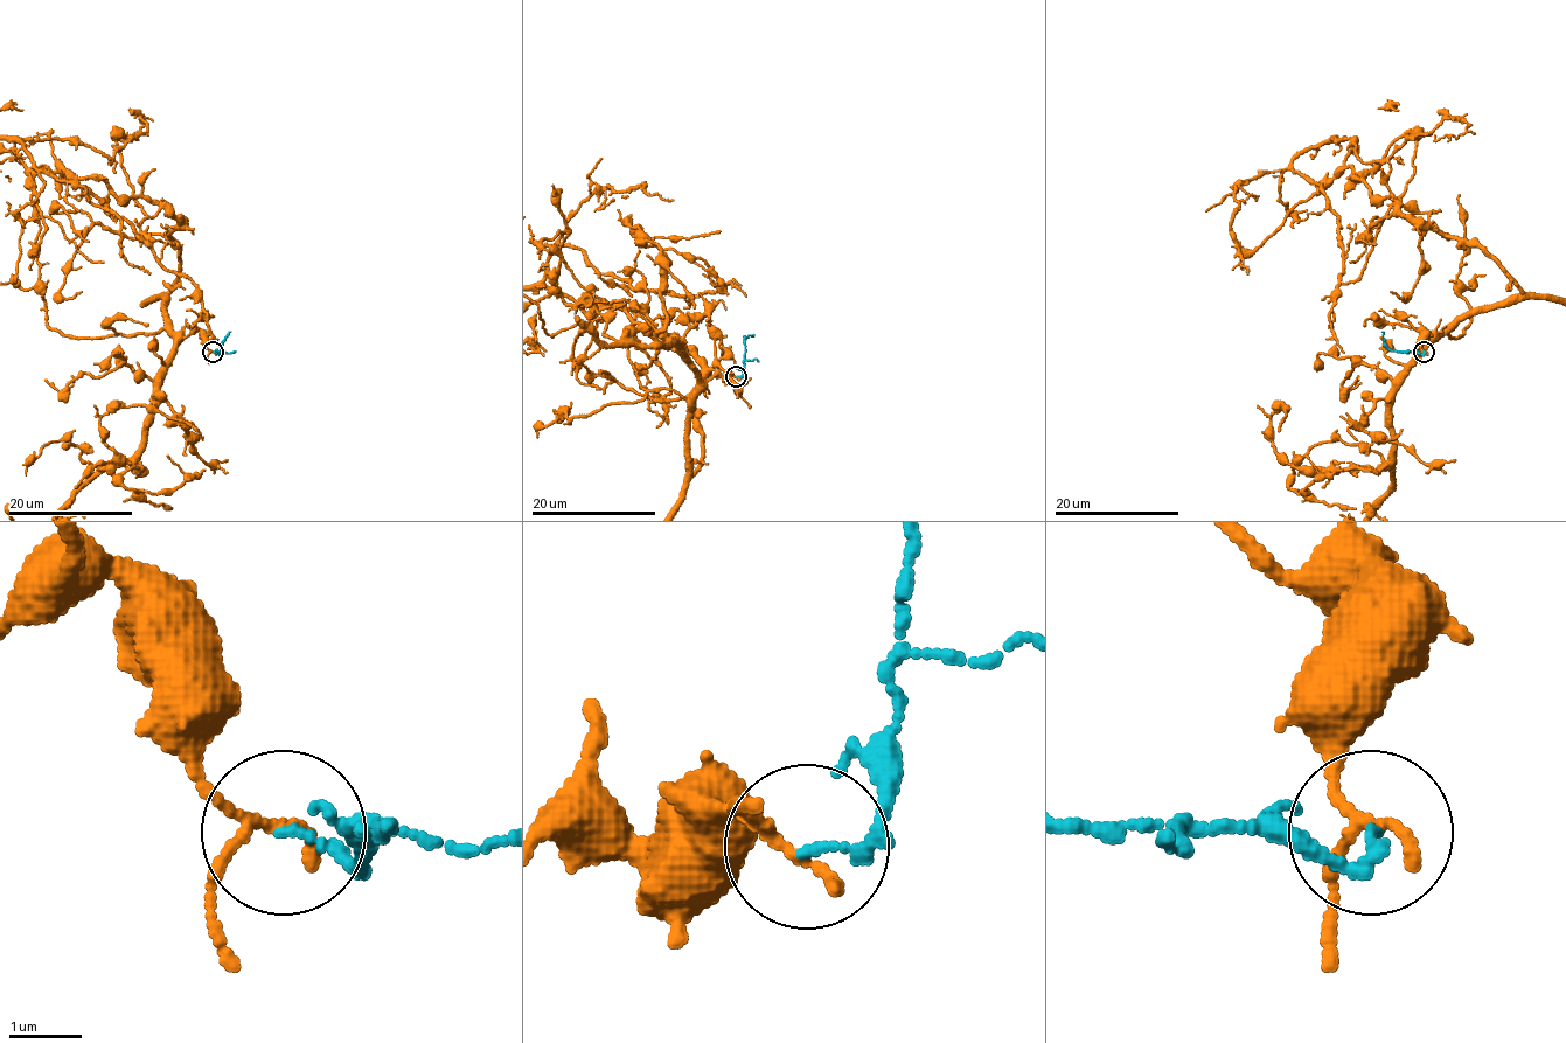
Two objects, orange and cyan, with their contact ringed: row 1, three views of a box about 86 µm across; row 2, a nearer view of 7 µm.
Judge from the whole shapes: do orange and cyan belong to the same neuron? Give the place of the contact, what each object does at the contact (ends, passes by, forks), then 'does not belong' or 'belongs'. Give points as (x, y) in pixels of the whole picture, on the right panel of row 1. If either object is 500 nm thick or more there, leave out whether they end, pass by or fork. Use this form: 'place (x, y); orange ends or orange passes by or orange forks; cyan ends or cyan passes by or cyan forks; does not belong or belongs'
place (1424, 352); orange passes by; cyan ends; does not belong

